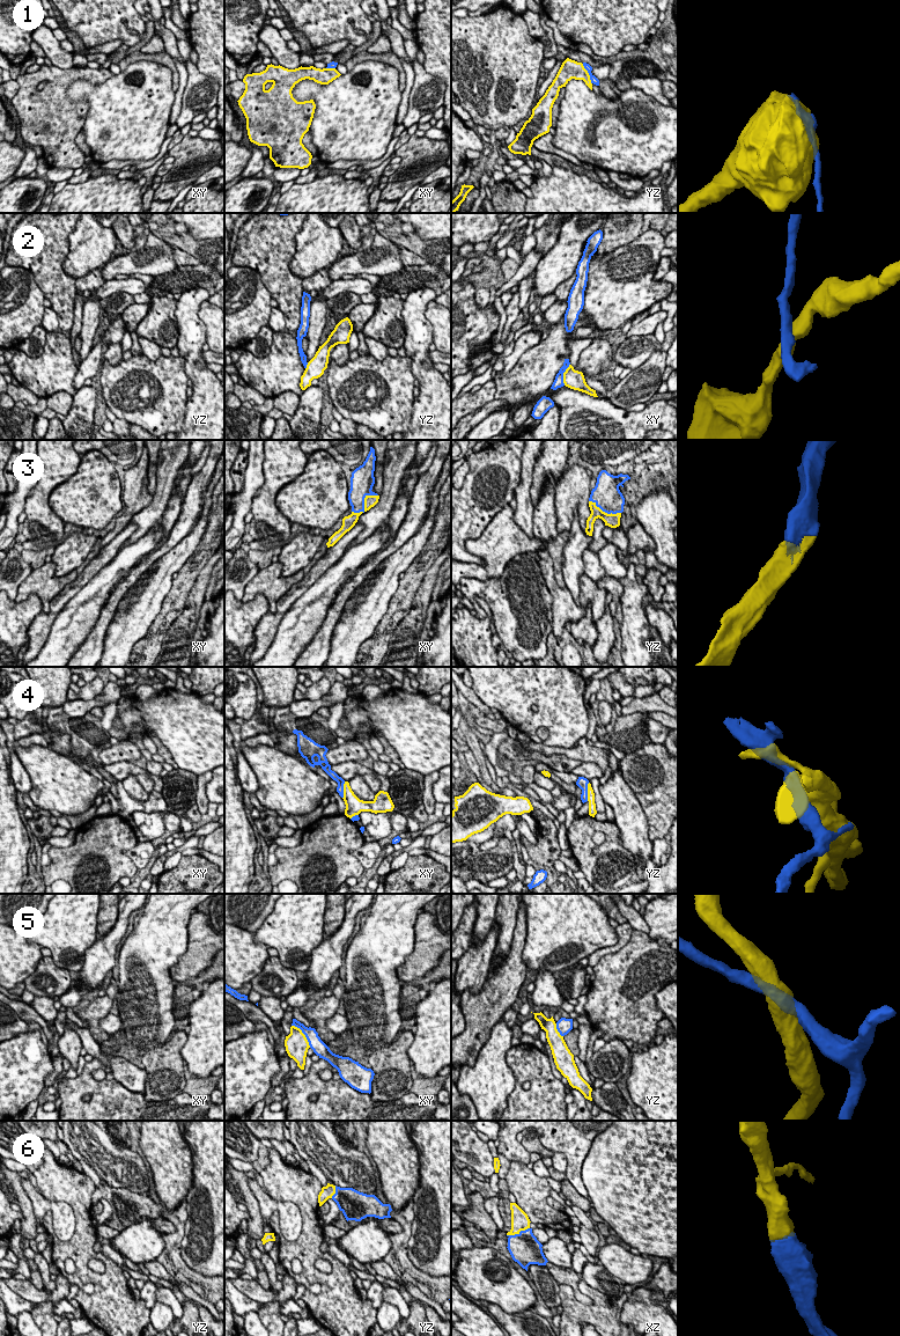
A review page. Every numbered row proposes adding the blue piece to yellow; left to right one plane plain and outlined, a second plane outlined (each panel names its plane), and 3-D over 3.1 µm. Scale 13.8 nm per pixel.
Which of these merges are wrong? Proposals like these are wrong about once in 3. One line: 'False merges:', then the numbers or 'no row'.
False merges: 1, 2, 4, 5

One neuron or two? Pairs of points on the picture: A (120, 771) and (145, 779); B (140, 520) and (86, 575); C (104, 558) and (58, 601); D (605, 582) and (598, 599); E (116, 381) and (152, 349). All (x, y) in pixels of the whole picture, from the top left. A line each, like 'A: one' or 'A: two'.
A: one
B: two
C: one
D: two
E: two

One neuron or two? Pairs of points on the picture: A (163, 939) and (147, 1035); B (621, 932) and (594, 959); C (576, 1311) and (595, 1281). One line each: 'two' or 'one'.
A: one
B: one
C: two

